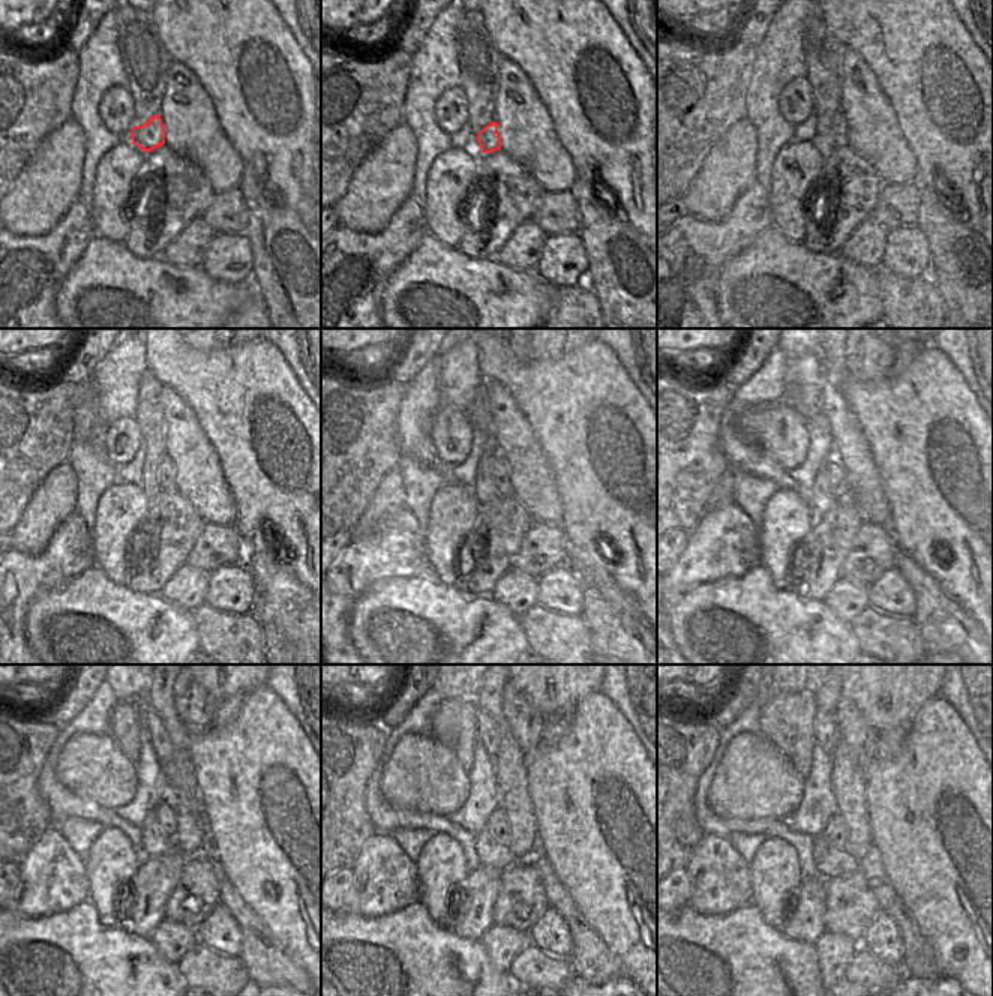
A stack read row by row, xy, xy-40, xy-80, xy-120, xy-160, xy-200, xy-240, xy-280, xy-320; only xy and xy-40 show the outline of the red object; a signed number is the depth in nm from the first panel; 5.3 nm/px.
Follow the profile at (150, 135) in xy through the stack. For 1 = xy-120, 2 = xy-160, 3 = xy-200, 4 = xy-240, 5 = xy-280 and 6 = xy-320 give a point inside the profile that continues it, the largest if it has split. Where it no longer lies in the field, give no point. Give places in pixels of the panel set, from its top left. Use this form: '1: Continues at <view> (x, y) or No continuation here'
1: Continues at xy-120 (165, 471)
2: Continues at xy-160 (500, 471)
3: Continues at xy-200 (834, 470)
4: Continues at xy-240 (165, 816)
5: Continues at xy-280 (498, 825)
6: Continues at xy-320 (836, 831).

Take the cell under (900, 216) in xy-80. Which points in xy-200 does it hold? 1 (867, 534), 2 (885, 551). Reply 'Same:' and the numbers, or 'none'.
Same: 1, 2

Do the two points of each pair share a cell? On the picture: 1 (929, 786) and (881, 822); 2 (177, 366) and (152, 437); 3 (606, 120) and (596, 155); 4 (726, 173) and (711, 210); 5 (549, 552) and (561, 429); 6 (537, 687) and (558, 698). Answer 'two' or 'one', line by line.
1: one
2: two
3: one
4: one
5: two
6: one

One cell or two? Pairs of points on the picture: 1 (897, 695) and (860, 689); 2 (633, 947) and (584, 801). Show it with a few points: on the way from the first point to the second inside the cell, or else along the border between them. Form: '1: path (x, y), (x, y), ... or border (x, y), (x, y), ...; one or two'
1: path (888, 689), (869, 689); one
2: path (632, 911), (624, 899), (623, 869), (602, 837); one

